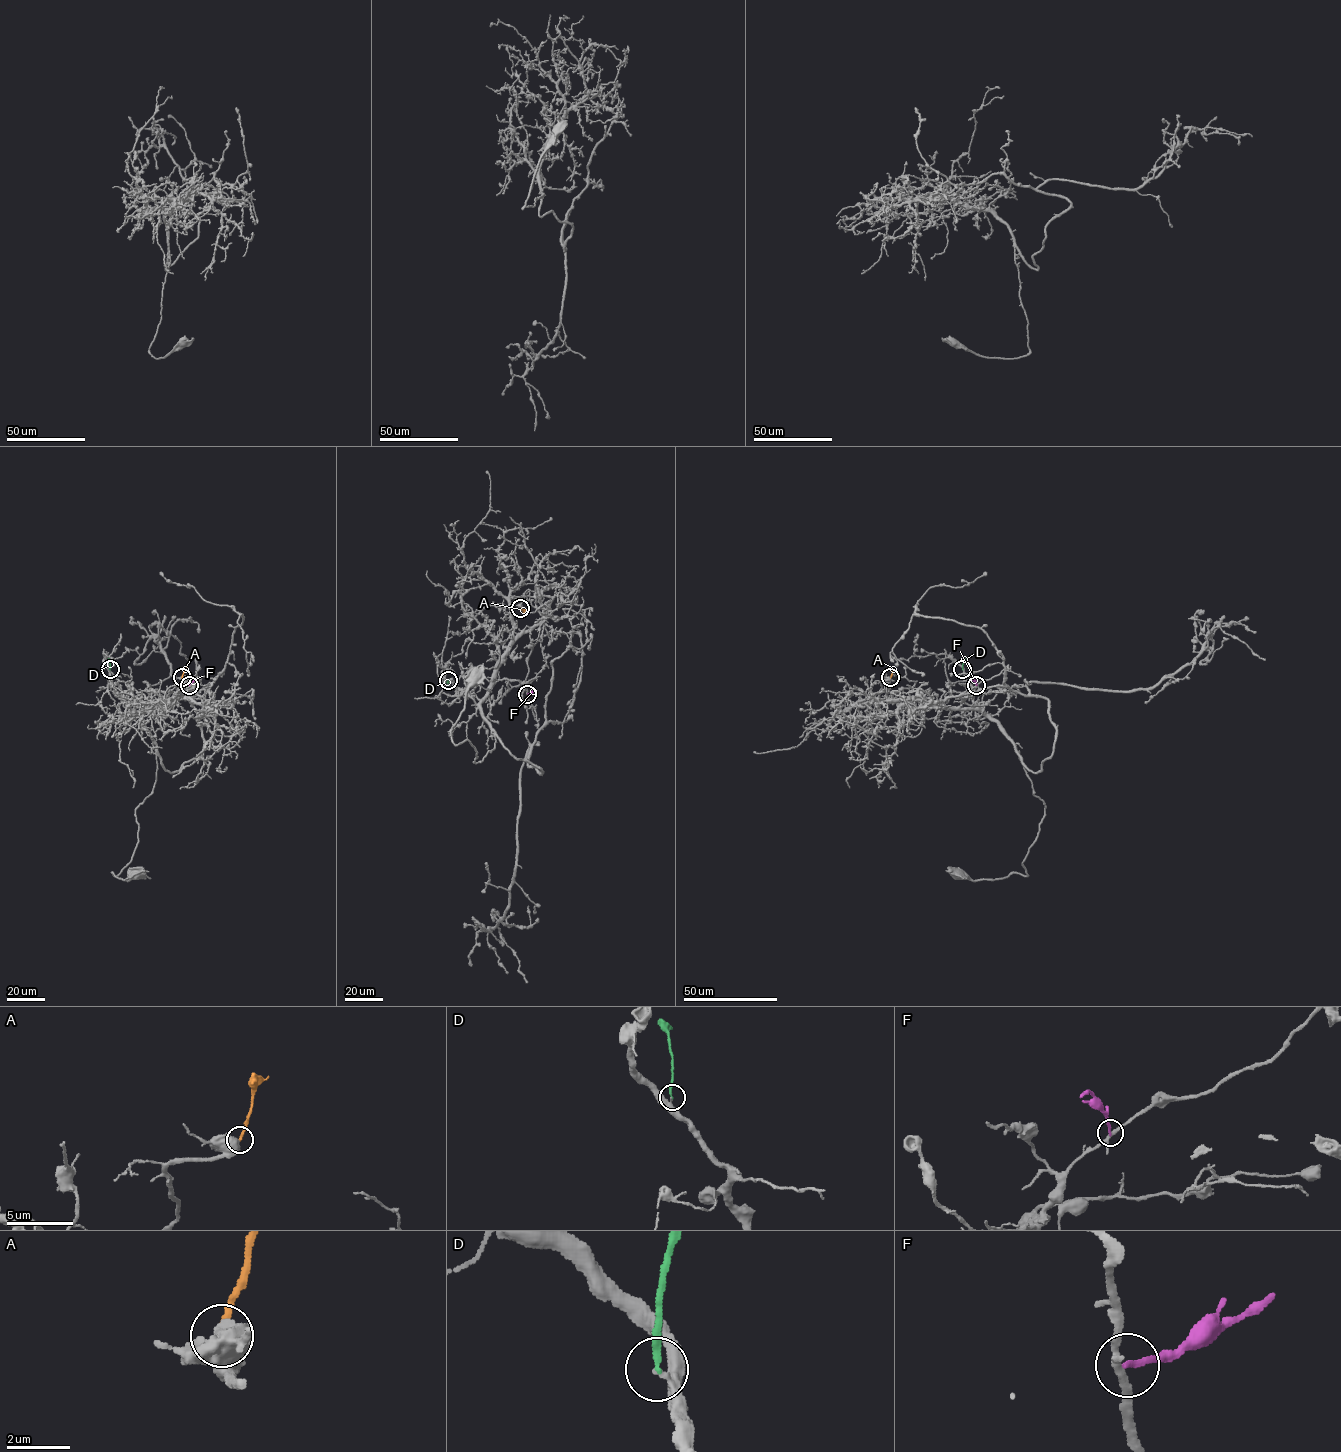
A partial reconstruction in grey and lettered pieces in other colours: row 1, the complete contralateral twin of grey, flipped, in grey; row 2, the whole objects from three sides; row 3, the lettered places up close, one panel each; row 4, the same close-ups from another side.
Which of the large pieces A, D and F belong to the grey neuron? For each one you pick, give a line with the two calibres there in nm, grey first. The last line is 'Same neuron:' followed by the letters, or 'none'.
Same neuron: none

